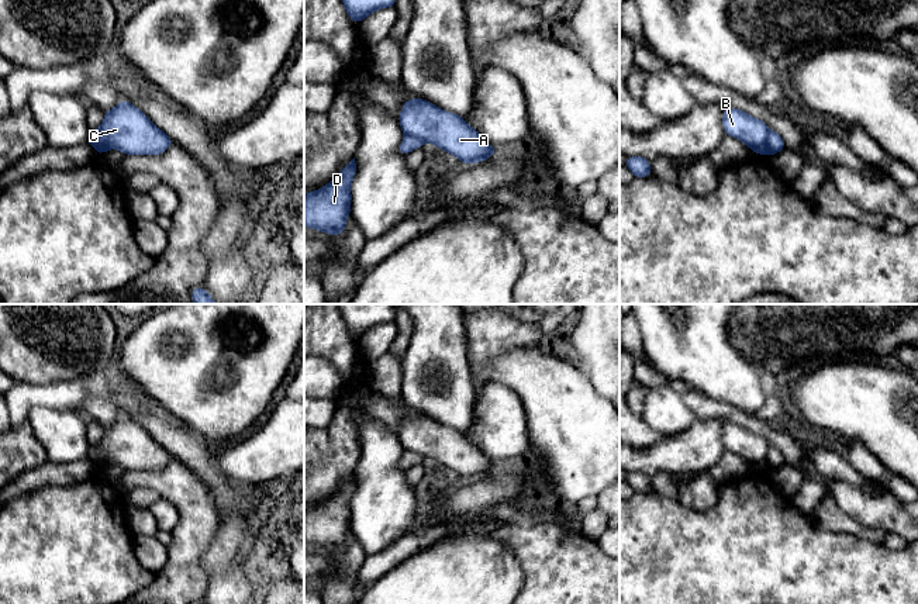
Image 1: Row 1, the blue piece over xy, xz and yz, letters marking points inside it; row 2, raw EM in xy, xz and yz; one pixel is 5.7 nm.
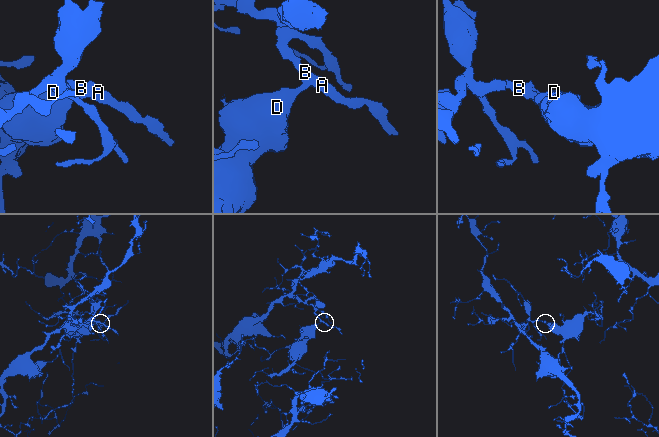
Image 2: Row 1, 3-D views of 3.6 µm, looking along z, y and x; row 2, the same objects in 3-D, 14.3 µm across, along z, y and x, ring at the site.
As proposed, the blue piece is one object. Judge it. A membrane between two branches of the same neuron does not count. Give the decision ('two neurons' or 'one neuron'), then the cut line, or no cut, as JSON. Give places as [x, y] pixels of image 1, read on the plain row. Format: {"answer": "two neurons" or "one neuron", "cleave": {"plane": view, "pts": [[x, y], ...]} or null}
{"answer": "two neurons", "cleave": {"plane": "xy", "pts": [[93, 445], [100, 451], [104, 466]]}}

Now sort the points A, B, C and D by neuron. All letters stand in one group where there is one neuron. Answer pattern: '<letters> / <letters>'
A B C / D

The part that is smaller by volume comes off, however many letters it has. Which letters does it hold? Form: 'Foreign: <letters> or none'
Foreign: D

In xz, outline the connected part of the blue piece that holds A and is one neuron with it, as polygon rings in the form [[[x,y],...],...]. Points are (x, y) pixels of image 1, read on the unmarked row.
[[[420,413],[403,418],[398,438],[404,451],[431,458],[452,469],[465,480],[483,477],[498,466],[472,443],[463,432],[444,427]]]

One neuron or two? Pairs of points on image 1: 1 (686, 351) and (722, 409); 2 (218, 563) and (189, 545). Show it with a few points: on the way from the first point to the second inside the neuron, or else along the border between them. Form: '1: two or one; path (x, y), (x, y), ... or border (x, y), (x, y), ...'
1: two; border (689, 386), (749, 414)
2: two; border (220, 525), (203, 556), (207, 586)

